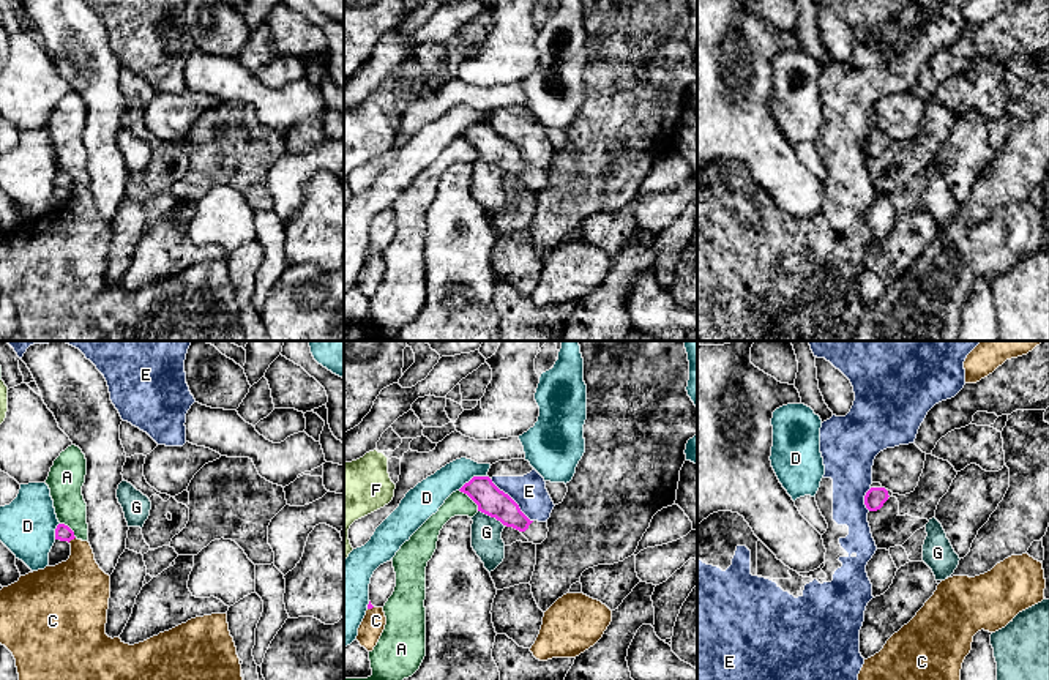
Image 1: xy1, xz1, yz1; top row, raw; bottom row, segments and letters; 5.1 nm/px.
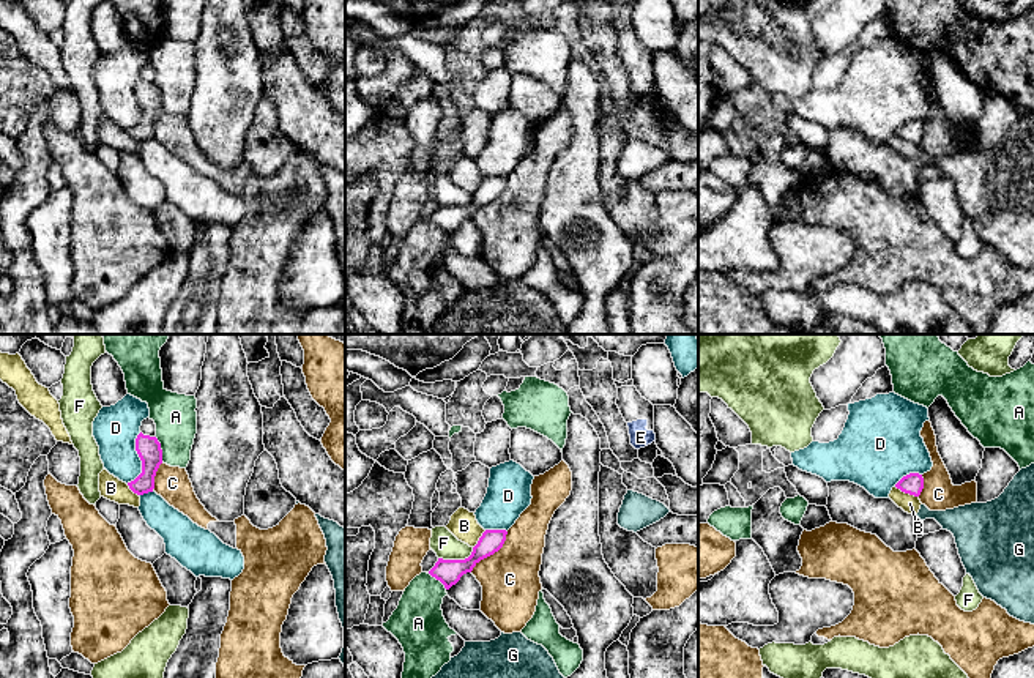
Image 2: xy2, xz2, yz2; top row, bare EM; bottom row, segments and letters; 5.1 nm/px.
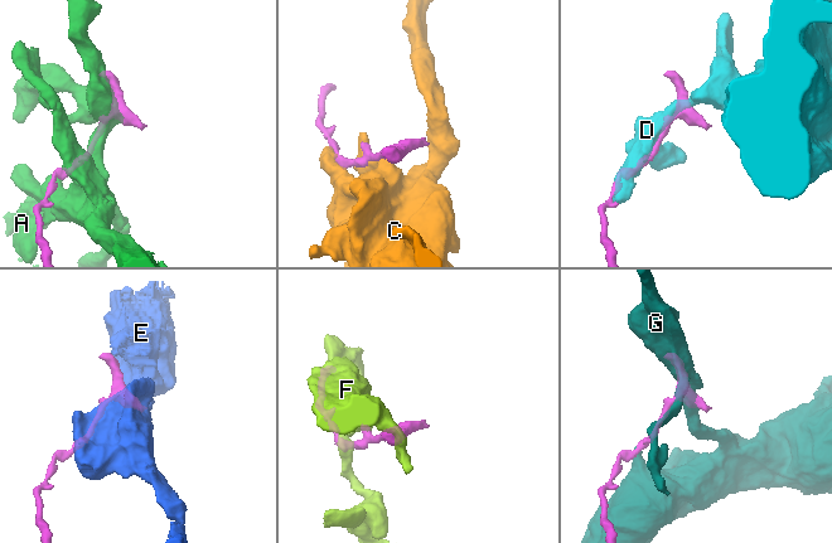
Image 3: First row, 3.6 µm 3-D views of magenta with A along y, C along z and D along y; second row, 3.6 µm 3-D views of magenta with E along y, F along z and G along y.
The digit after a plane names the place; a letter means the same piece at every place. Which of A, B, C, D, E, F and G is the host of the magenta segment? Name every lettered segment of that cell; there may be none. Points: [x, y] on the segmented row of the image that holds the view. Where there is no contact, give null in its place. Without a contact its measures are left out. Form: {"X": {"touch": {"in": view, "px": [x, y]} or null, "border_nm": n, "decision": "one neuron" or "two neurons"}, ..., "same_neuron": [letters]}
{"A": {"touch": {"in": "xy2", "px": [161, 450]}, "border_nm": 130, "decision": "two neurons"}, "B": {"touch": {"in": "yz2", "px": [907, 492]}, "border_nm": 130, "decision": "two neurons"}, "C": {"touch": {"in": "xz2", "px": [492, 554]}, "border_nm": 280, "decision": "two neurons"}, "D": {"touch": {"in": "xy2", "px": [141, 459]}, "border_nm": 280, "decision": "two neurons"}, "E": {"touch": {"in": "xz1", "px": [511, 499]}, "border_nm": 320, "decision": "two neurons"}, "F": {"touch": {"in": "xz2", "px": [457, 560]}, "border_nm": 190, "decision": "two neurons"}, "G": {"touch": {"in": "xz1", "px": [491, 516]}, "border_nm": 160, "decision": "two neurons"}, "same_neuron": []}

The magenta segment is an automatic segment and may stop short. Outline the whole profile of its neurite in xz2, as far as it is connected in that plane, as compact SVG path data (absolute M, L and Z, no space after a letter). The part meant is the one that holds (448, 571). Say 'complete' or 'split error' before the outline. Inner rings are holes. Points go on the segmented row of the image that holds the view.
complete; M485 530L479 538L478 544L473 547L473 552L465 560L443 560L438 558L435 566L429 571L432 577L440 580L446 590L456 585L460 577L467 572L471 572L473 568L484 558L498 552L506 541L506 530Z

